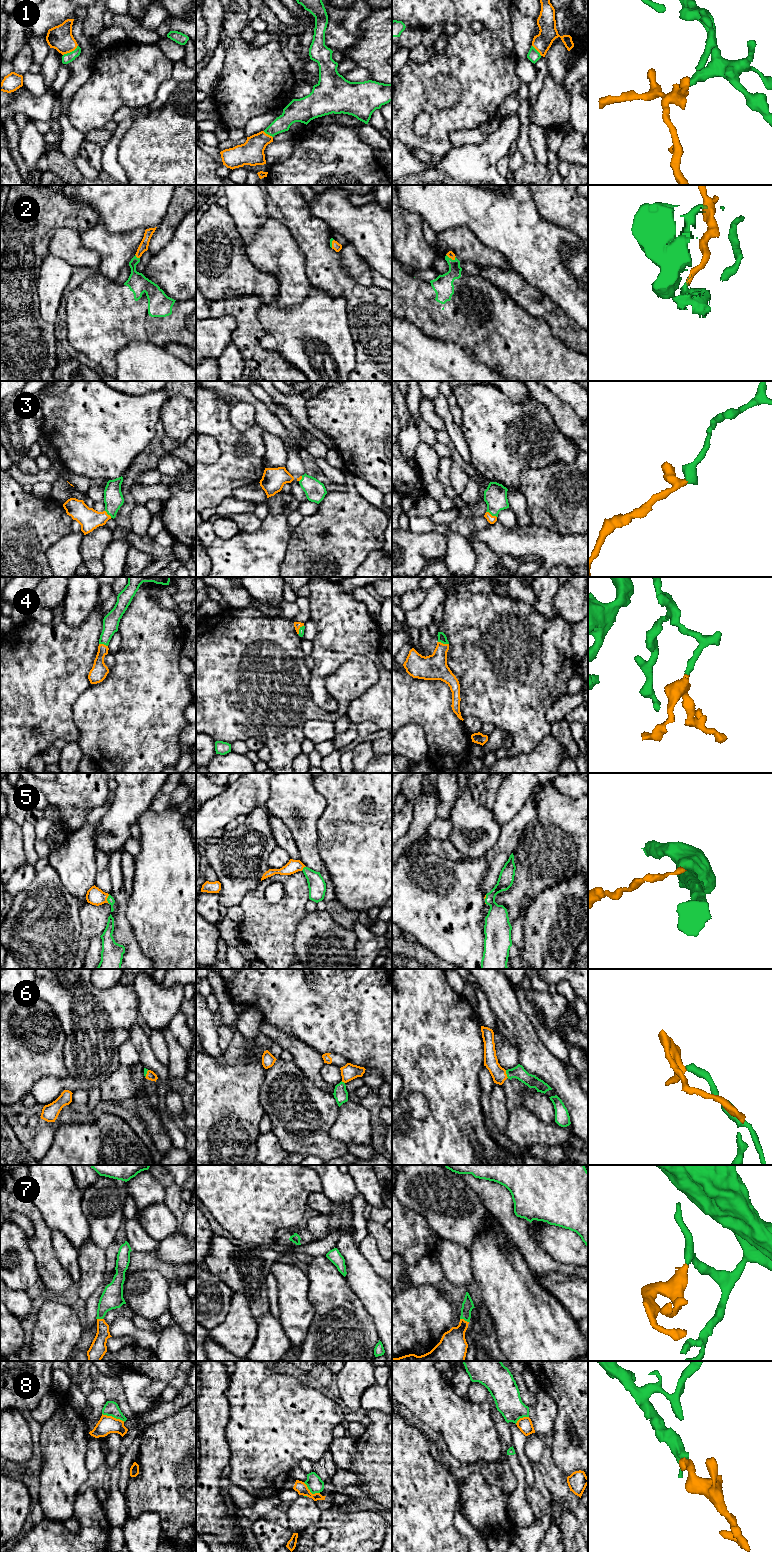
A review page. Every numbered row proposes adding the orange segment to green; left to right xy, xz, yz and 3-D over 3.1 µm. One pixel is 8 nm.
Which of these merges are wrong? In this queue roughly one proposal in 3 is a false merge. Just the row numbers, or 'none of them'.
8

